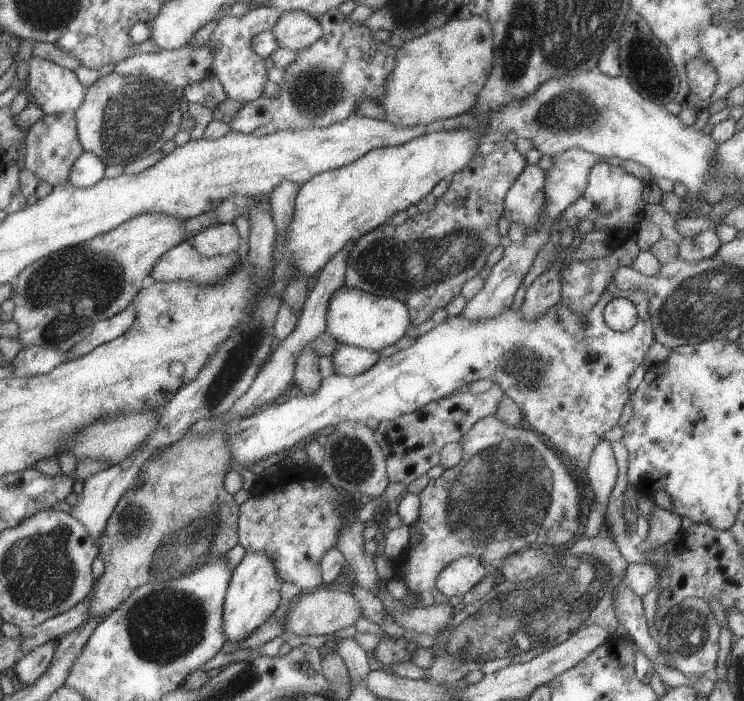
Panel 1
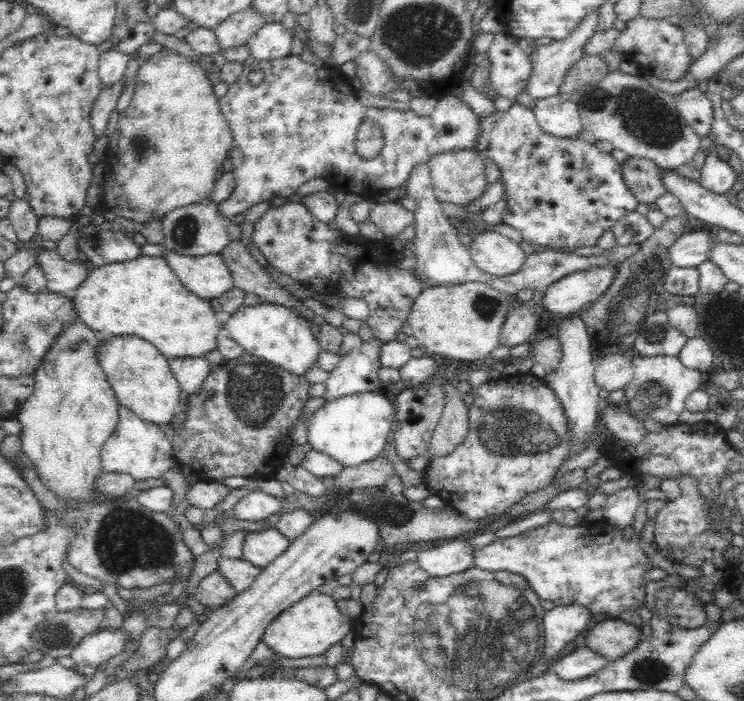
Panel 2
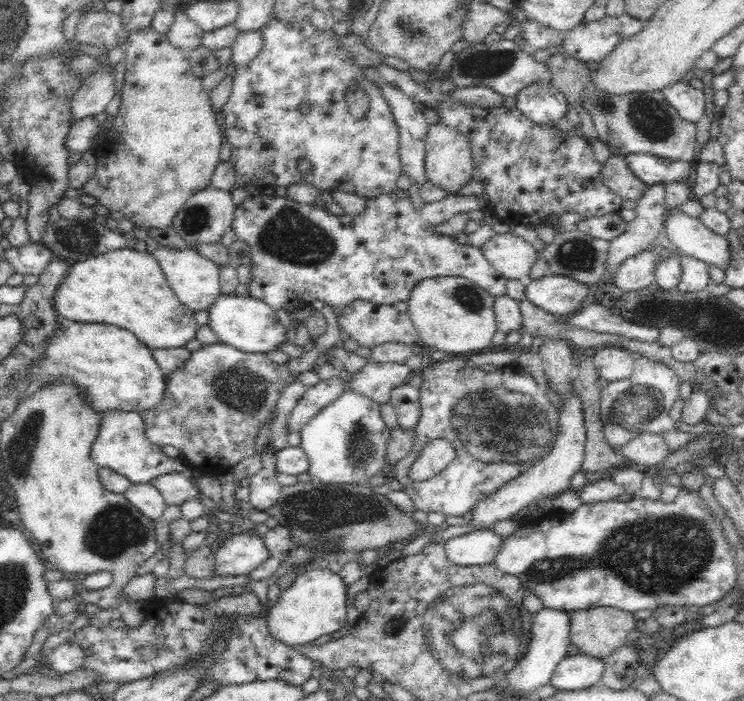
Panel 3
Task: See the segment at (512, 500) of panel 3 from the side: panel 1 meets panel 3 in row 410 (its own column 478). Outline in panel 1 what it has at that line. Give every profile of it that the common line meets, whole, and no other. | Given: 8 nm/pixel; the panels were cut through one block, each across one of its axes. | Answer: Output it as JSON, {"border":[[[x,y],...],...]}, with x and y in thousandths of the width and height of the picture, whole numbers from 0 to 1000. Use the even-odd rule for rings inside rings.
{"border":[[[618,793],[590,815],[585,839],[601,853],[612,849],[622,850],[653,819],[649,809],[649,803],[637,793]]]}

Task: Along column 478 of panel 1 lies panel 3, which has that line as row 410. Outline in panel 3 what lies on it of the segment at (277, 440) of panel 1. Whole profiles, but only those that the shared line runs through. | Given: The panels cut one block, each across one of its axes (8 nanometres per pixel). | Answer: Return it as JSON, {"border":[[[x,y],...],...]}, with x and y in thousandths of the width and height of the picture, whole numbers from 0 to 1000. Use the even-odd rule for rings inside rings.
{"border":[[[462,558],[421,593],[403,613],[403,639],[414,655],[417,685],[435,690],[493,690],[522,665],[524,611],[511,592],[511,576],[476,558]]]}

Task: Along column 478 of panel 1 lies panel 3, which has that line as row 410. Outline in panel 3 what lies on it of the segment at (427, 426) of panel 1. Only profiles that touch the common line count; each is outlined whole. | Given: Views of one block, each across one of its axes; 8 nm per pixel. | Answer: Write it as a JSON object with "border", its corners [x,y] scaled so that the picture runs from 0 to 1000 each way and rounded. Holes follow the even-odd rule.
{"border":[[[548,545],[540,546],[524,556],[522,573],[532,591],[534,605],[555,613],[565,596],[562,555],[548,549]]]}

